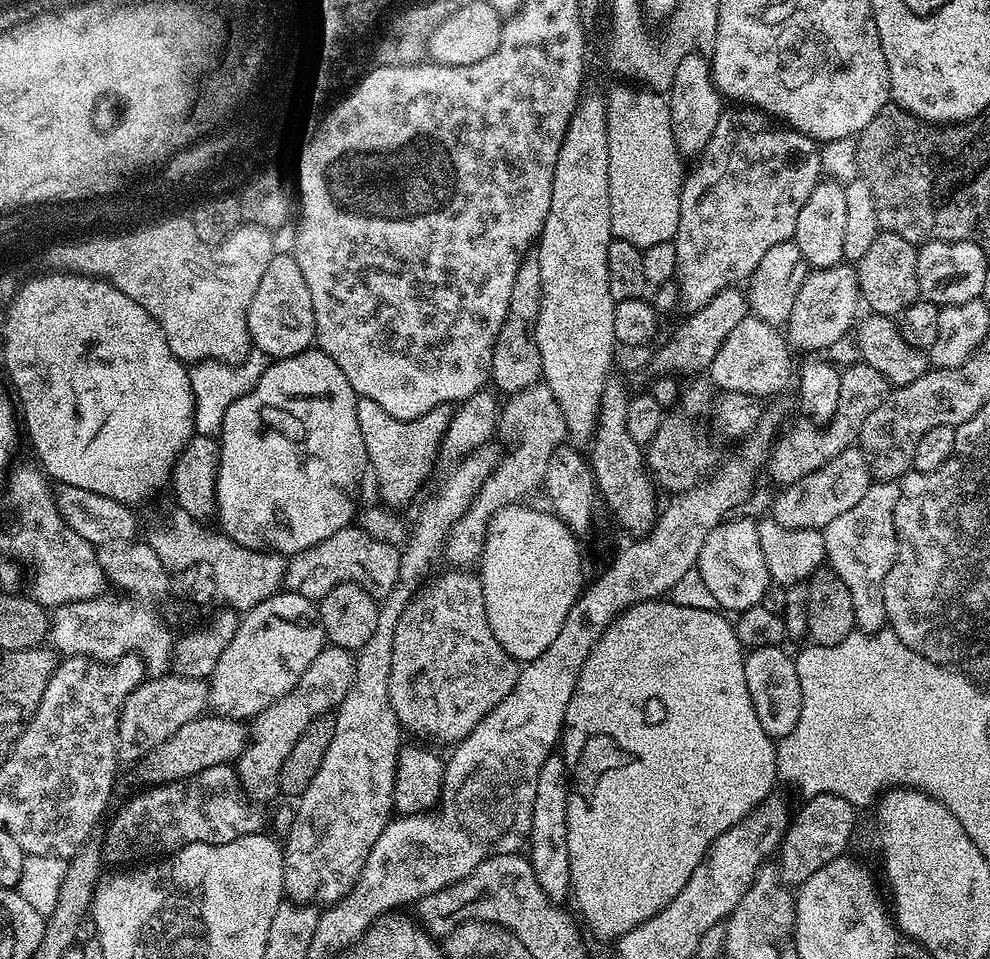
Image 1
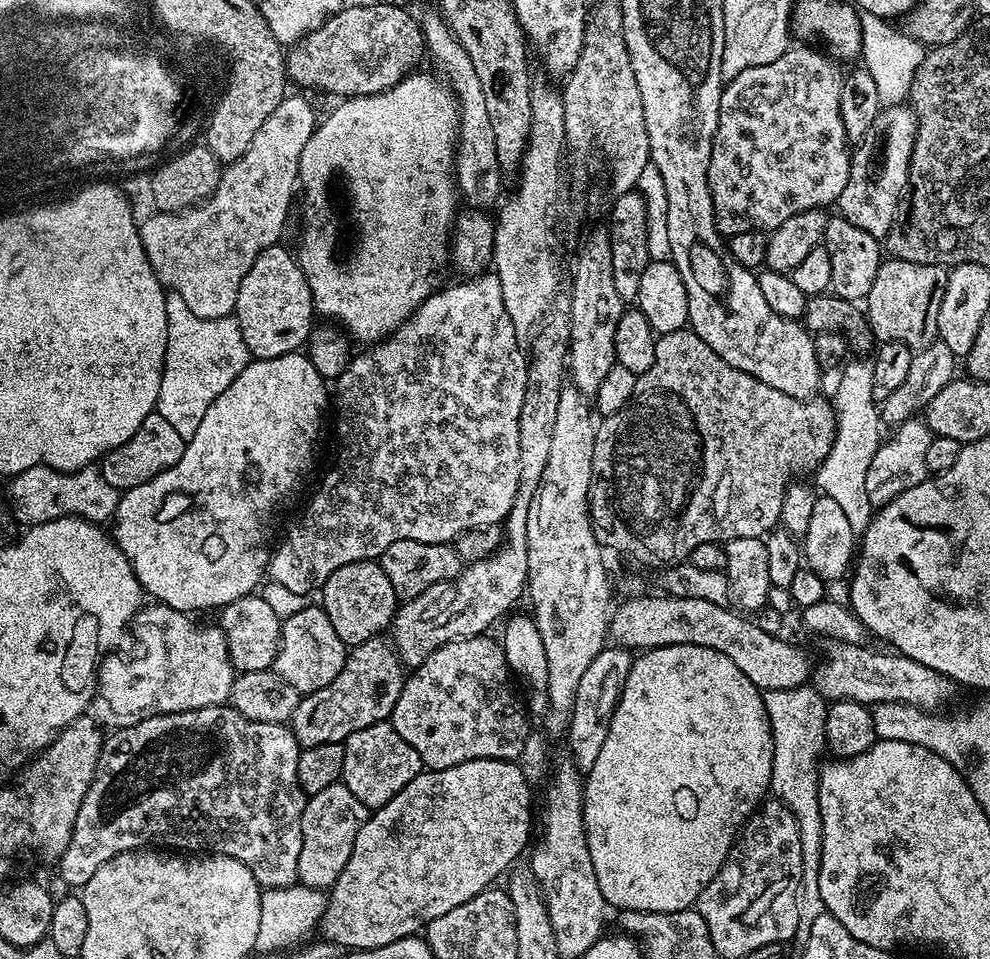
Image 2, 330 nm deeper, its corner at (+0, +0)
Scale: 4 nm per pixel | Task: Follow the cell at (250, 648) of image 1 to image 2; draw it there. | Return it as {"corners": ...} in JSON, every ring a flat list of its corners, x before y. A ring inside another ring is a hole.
{"corners":[[309,606,298,610,298,614,283,617,280,625,280,649,276,655,274,670,294,690,307,694,314,690,322,690,322,686,330,686,344,665,346,645,338,638,334,626,330,626,330,618,326,618,323,607]]}

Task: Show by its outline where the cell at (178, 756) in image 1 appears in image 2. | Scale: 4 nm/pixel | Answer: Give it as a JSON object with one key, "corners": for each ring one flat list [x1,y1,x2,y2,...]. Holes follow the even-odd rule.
{"corners":[[377,638,355,645,345,655,342,670,330,686,301,695,290,721,294,738,301,749,343,744,350,734,366,730,366,726,385,723,402,694,405,679,406,669,387,639]]}

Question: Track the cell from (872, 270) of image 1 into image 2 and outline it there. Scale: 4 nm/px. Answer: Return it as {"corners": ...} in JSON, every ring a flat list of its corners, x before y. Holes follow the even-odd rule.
{"corners":[[895,258,885,259,874,278,874,286,870,286,866,297,866,315,868,324,872,327,873,337,880,342,902,342,913,350,929,348,938,336,938,310,942,306,942,294,946,294,948,274,949,269,943,264,919,264]]}

